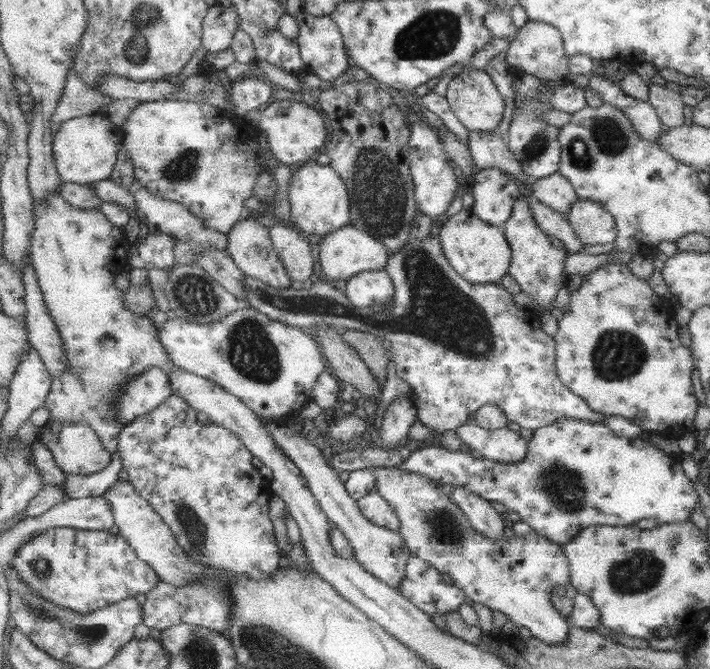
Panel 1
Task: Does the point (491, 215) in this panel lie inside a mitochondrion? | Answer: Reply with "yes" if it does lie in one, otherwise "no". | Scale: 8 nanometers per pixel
no

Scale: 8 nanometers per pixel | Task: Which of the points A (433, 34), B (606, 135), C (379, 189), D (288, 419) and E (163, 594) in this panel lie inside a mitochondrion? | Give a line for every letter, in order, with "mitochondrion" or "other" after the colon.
A: mitochondrion
B: mitochondrion
C: mitochondrion
D: other
E: other

